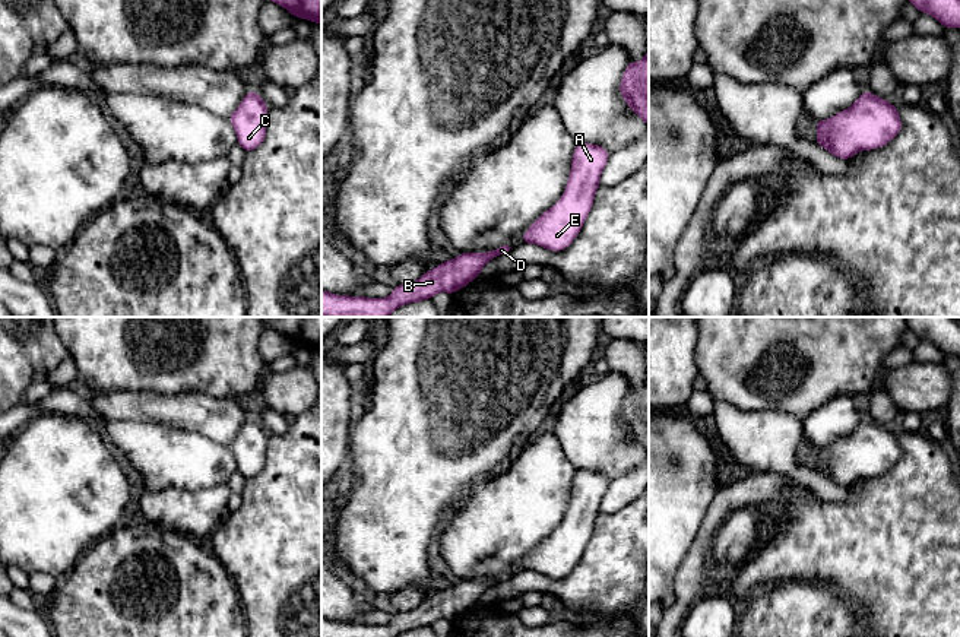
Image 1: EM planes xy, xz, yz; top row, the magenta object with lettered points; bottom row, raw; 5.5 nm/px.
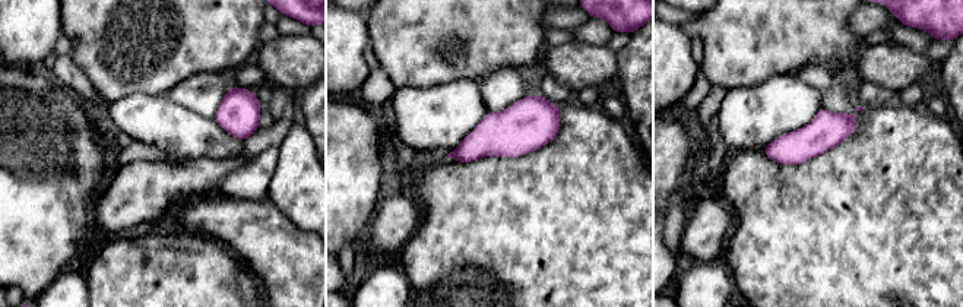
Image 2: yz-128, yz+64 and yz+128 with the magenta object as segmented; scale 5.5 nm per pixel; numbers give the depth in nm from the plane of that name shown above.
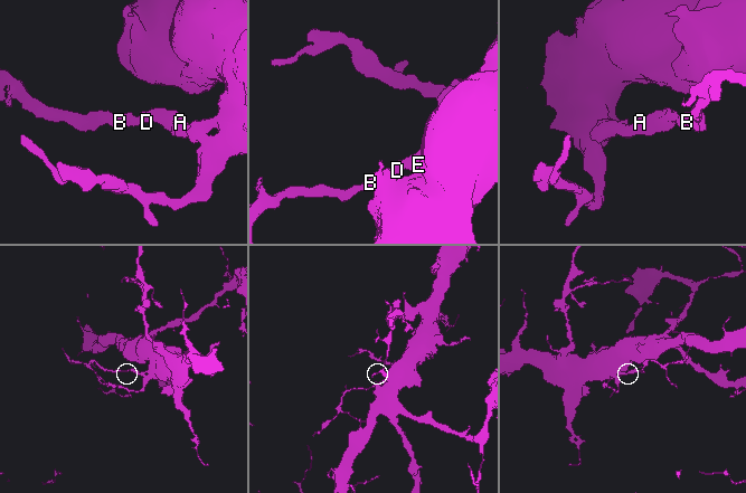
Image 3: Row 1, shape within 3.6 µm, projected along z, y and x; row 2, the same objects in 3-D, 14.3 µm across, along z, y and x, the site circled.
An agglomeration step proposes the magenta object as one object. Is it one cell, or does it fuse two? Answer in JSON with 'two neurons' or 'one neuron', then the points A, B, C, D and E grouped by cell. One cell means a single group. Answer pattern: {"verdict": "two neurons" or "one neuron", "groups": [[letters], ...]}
{"verdict": "one neuron", "groups": [["A", "B", "C", "D", "E"]]}

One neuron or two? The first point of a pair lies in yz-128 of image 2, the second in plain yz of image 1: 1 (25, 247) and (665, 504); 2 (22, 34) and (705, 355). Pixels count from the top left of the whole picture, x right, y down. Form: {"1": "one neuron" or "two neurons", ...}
{"1": "one neuron", "2": "two neurons"}

